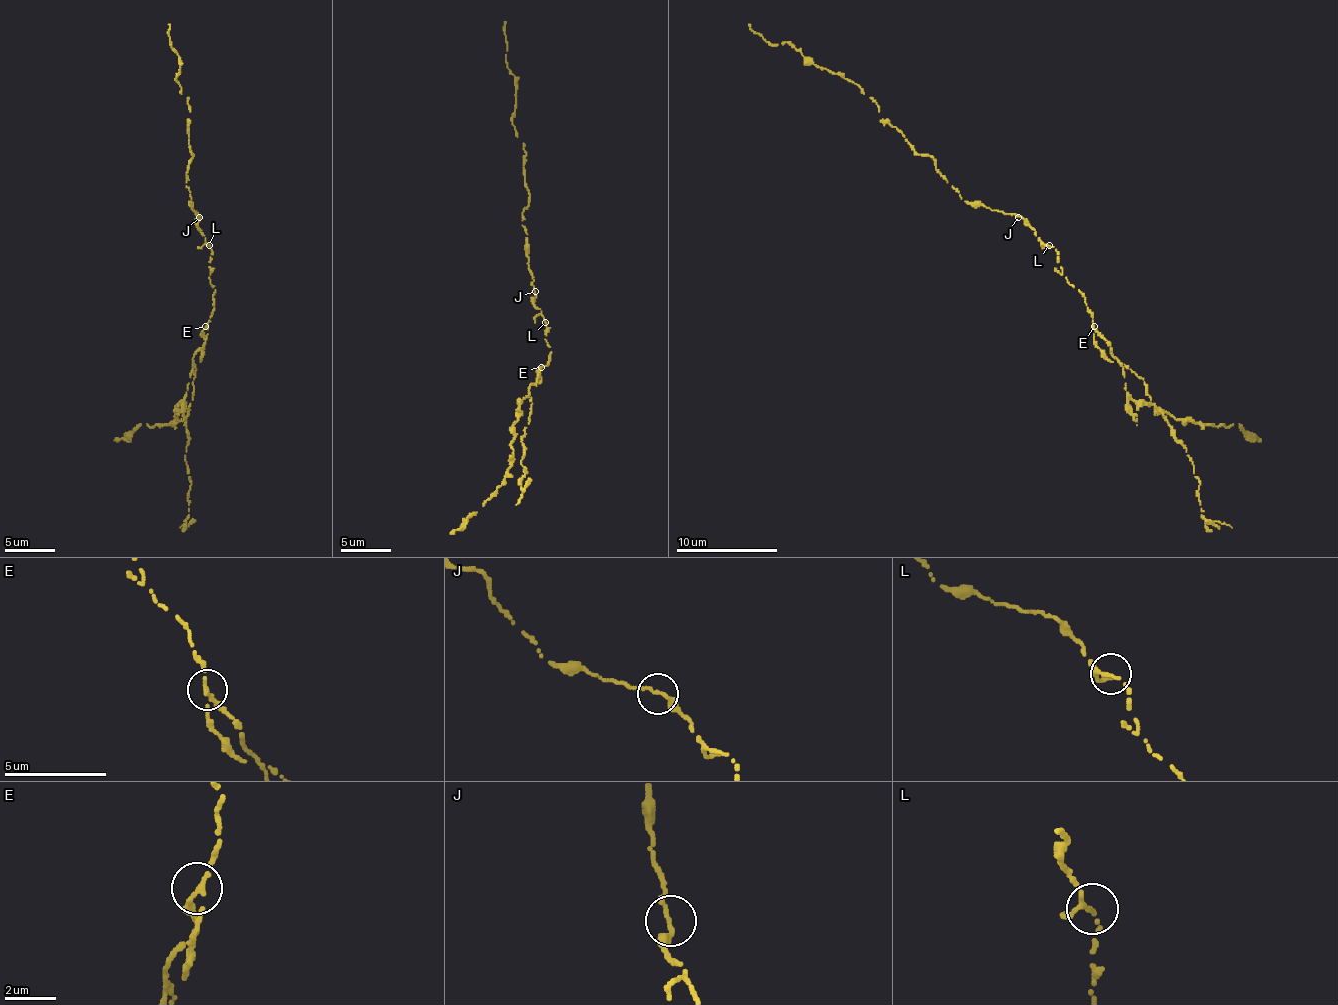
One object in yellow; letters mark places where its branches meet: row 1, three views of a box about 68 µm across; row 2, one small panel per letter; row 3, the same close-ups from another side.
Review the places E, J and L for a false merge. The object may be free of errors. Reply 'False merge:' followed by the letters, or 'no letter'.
False merge: E

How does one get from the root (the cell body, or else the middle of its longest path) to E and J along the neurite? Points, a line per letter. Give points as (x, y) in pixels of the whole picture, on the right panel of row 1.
E: (1046, 245), (1056, 250), (1056, 270), (1079, 290), (1094, 326)
J: (1046, 245), (1018, 217)

